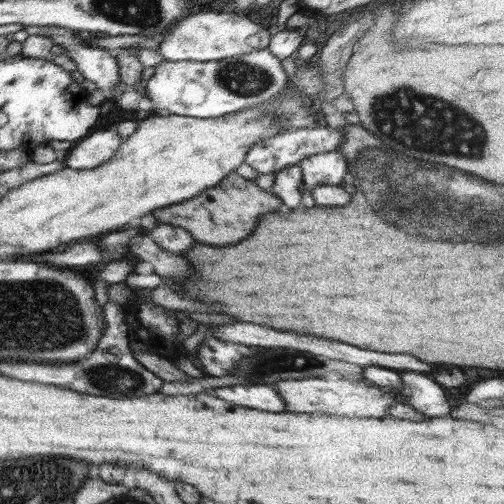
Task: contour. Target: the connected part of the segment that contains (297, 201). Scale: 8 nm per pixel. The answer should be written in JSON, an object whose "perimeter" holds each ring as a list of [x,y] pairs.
{"perimeter":[[[298,165],[282,168],[274,173],[274,184],[271,192],[282,199],[282,208],[280,212],[290,212],[298,206],[302,207],[302,195],[299,187],[302,183],[302,175]]]}

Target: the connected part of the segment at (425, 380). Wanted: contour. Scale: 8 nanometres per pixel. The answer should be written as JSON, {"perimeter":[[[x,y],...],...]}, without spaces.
{"perimeter":[[[405,370],[401,371],[401,377],[402,381],[404,381],[401,391],[402,396],[404,396],[404,398],[408,398],[408,404],[414,407],[416,412],[426,415],[429,419],[449,416],[451,410],[446,394],[444,394],[444,388],[430,377],[429,374]]]}

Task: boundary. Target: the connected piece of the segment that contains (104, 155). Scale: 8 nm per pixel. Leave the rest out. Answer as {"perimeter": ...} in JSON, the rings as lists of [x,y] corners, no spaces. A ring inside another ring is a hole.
{"perimeter":[[[116,126],[97,129],[73,144],[66,153],[64,167],[74,170],[92,170],[108,162],[114,157],[118,147],[122,144],[122,137]]]}

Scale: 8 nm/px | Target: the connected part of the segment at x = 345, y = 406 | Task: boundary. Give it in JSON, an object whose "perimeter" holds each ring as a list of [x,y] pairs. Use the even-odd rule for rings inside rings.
{"perimeter":[[[284,379],[273,384],[280,397],[286,401],[286,410],[311,415],[328,415],[348,418],[384,418],[396,400],[380,387],[369,386],[362,381],[349,381],[346,379]]]}

